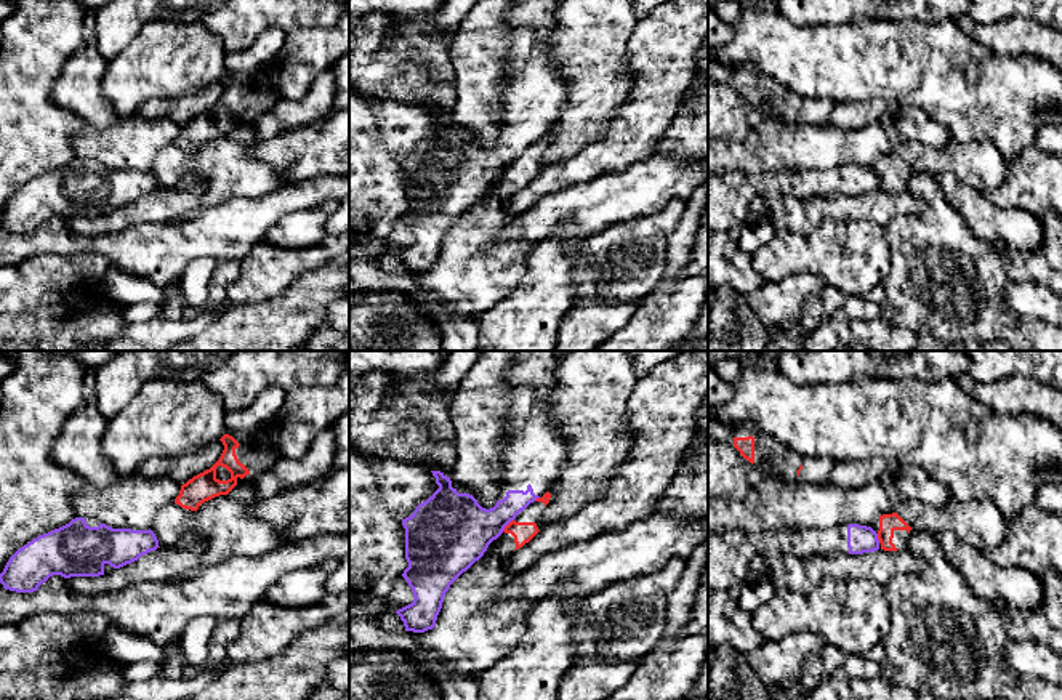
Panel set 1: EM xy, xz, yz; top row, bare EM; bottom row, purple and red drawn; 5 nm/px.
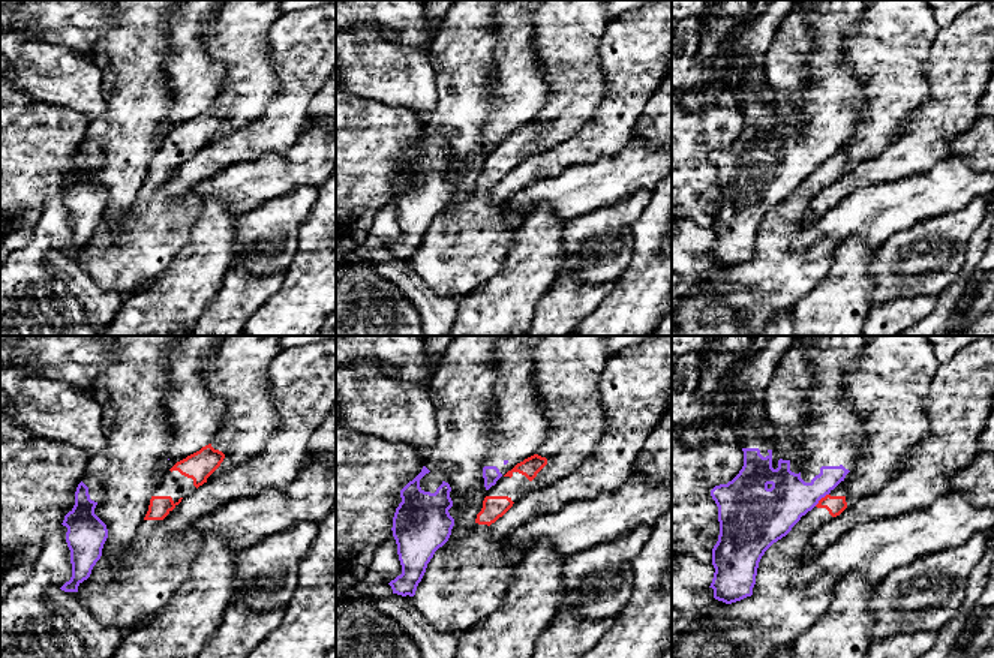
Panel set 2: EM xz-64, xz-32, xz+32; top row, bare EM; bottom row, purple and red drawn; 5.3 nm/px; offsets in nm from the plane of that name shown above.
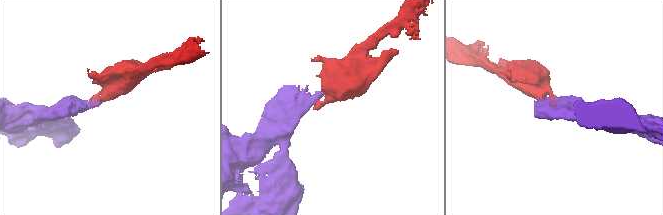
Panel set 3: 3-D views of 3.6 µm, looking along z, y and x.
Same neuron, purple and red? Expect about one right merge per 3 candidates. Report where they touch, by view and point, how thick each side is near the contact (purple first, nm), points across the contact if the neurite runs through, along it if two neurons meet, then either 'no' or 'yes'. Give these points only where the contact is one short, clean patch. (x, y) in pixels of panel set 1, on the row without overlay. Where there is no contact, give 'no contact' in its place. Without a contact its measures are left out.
meets purple in xz at (506, 165); 340 nm thick on the purple side, 110 nm on the other; border along xz (513, 160), (502, 172); no

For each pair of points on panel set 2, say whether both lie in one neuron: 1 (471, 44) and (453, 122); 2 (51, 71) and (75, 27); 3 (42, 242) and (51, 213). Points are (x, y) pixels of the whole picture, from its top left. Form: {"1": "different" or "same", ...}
{"1": "same", "2": "different", "3": "same"}

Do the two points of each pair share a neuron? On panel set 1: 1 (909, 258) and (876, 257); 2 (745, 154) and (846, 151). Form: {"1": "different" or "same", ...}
{"1": "different", "2": "same"}

